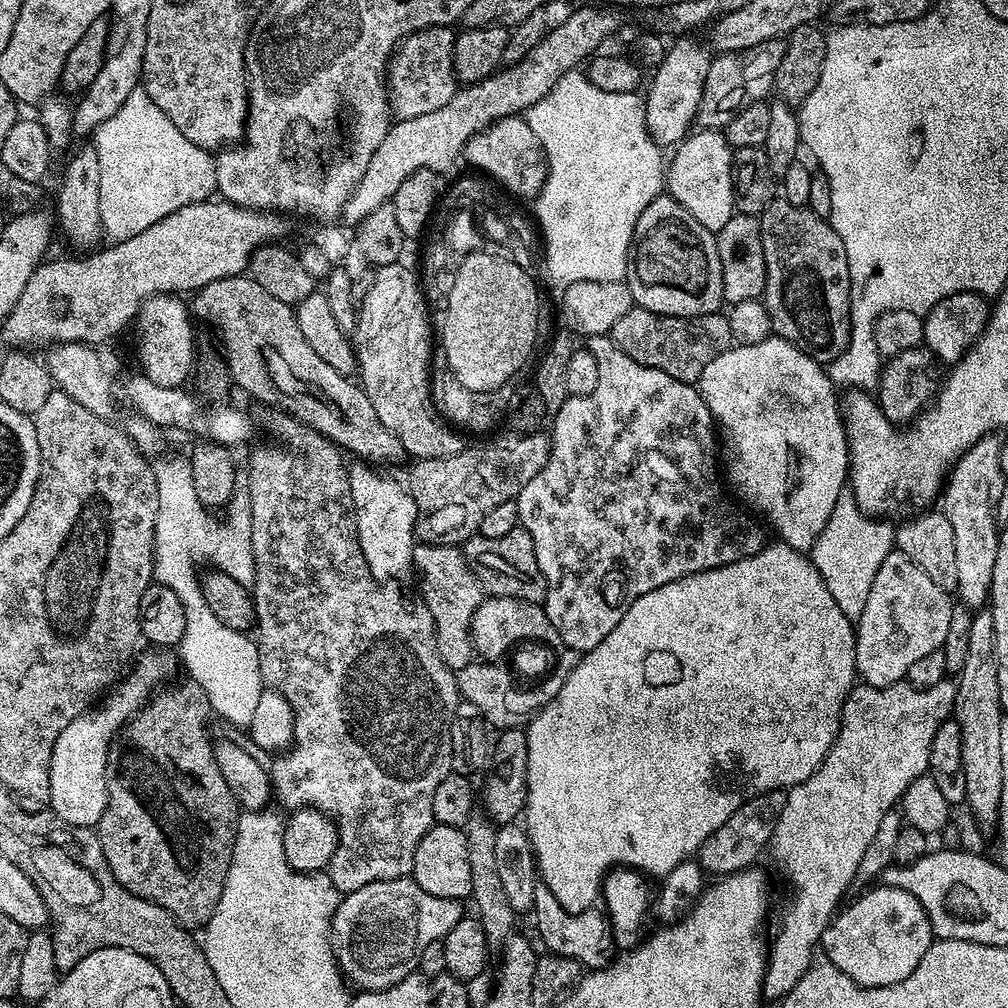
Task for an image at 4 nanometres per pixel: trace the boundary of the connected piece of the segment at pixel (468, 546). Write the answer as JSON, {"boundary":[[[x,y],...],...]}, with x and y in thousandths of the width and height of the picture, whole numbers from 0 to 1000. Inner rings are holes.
{"boundary":[[[513,522],[498,534],[482,534],[475,530],[460,537],[458,547],[470,573],[484,591],[505,591],[536,599],[540,594],[544,578],[534,563],[534,550],[530,550],[530,538],[522,525]]]}

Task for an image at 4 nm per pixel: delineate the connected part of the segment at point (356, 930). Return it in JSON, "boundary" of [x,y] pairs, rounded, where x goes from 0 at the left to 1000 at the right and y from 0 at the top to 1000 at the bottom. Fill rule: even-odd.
{"boundary":[[[408,871],[367,875],[355,883],[344,886],[338,892],[335,903],[329,908],[329,942],[333,946],[333,957],[337,959],[342,973],[357,982],[386,980],[410,967],[417,958],[416,941],[427,938],[427,935],[439,933],[456,913],[461,912],[461,898],[450,891],[431,891],[423,887]]]}

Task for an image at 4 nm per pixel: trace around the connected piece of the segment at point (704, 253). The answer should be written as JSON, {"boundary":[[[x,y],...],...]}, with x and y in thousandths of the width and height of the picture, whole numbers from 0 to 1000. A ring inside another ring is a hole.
{"boundary":[[[662,192],[651,194],[649,200],[645,200],[645,204],[641,204],[641,208],[637,208],[637,212],[629,224],[621,281],[627,293],[628,303],[645,308],[649,312],[661,312],[662,313],[704,313],[713,311],[715,309],[714,302],[717,303],[719,301],[719,296],[716,288],[716,259],[712,257],[712,244],[710,243],[709,233],[704,228],[700,228],[700,224],[696,224],[696,220],[692,220],[692,216],[688,216],[688,212],[685,212],[685,208],[681,208],[673,200],[669,200],[667,194]]]}

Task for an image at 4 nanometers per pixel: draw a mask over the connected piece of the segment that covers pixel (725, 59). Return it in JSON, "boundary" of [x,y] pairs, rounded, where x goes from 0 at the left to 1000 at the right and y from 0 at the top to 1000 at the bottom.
{"boundary":[[[773,39],[744,46],[744,50],[711,55],[700,73],[700,85],[696,89],[690,123],[695,128],[717,129],[726,120],[728,113],[732,113],[740,105],[755,102],[759,98],[758,94],[767,90],[768,85],[762,82],[762,74],[769,75],[780,48],[781,43]]]}

